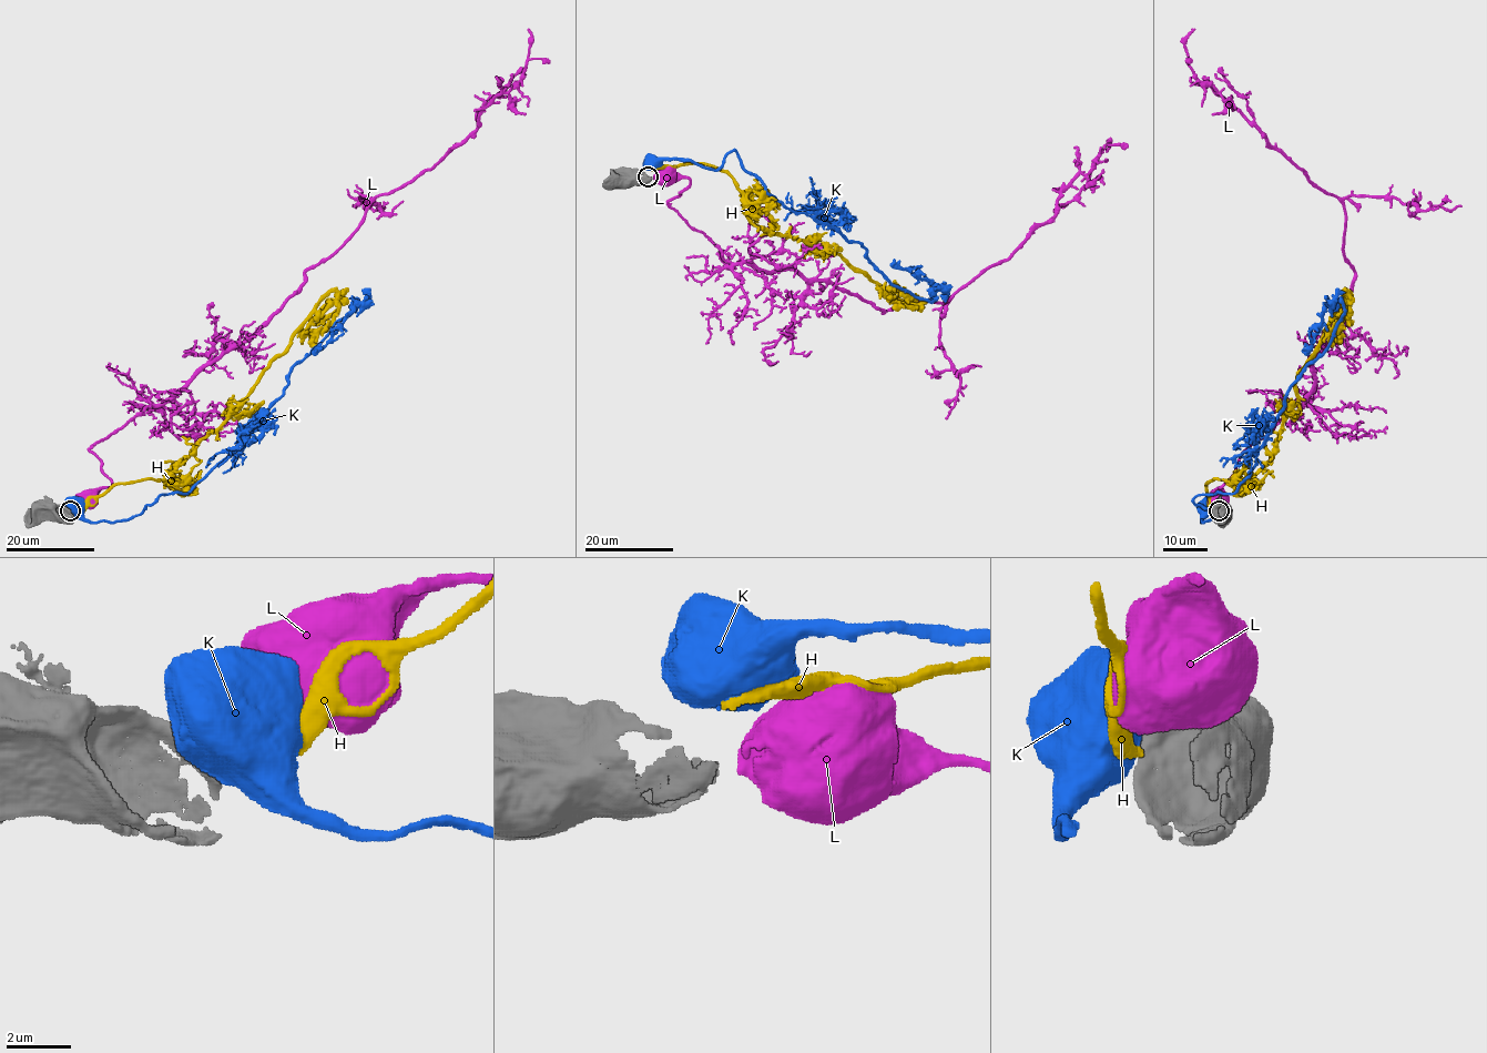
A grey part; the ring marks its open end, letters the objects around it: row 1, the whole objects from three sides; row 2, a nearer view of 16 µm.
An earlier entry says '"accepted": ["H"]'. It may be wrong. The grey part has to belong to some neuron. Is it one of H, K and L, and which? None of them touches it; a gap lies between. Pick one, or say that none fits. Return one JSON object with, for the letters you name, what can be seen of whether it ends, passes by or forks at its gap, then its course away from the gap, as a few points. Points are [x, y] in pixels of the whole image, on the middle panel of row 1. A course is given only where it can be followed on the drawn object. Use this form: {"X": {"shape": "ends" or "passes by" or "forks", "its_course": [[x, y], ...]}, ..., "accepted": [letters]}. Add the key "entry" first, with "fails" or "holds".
{"entry": "holds", "H": {"shape": "ends", "its_course": [[652, 170], [723, 170], [756, 225], [838, 253], [916, 297], [889, 290]]}, "accepted": ["H"]}

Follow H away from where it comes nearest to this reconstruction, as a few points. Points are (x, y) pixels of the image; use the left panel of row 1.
H: (73, 510), (115, 485), (166, 479), (242, 401), (292, 334), (334, 303), (335, 317), (311, 346)

